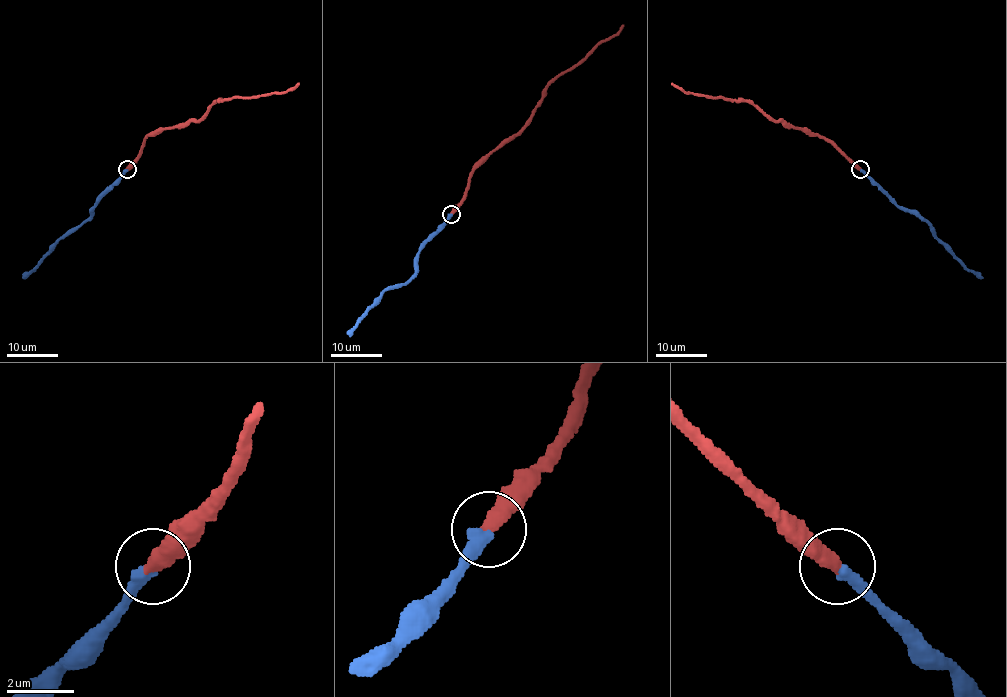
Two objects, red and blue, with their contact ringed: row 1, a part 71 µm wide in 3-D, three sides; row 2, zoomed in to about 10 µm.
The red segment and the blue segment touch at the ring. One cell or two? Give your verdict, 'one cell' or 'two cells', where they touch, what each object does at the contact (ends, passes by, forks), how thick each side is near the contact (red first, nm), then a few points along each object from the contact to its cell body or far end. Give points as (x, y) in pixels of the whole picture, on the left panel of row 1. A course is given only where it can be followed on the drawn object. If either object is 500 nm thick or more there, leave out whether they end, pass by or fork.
one cell; place (127, 169); red ends; blue ends; calibres 480 and 400 nm; course red (126, 169), (139, 155), (148, 135), (197, 121), (217, 101), (284, 93), (299, 83); course blue (126, 170), (93, 206), (89, 217), (66, 233), (25, 277)

